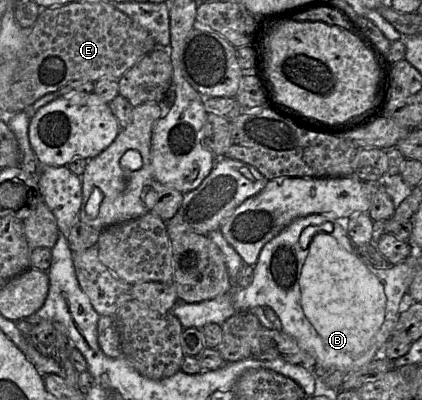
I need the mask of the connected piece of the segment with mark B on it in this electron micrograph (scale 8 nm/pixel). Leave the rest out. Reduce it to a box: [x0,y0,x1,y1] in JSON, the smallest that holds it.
[233,214,386,371]

